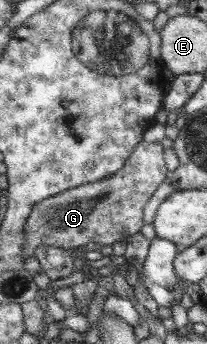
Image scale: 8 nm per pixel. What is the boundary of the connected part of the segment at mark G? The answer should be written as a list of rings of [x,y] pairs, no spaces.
[[[140,142],[118,173],[38,202],[24,224],[24,260],[34,256],[34,251],[42,244],[69,250],[88,242],[100,246],[114,244],[140,233],[145,223],[142,212],[146,202],[170,174],[162,152],[164,148],[160,142]]]

